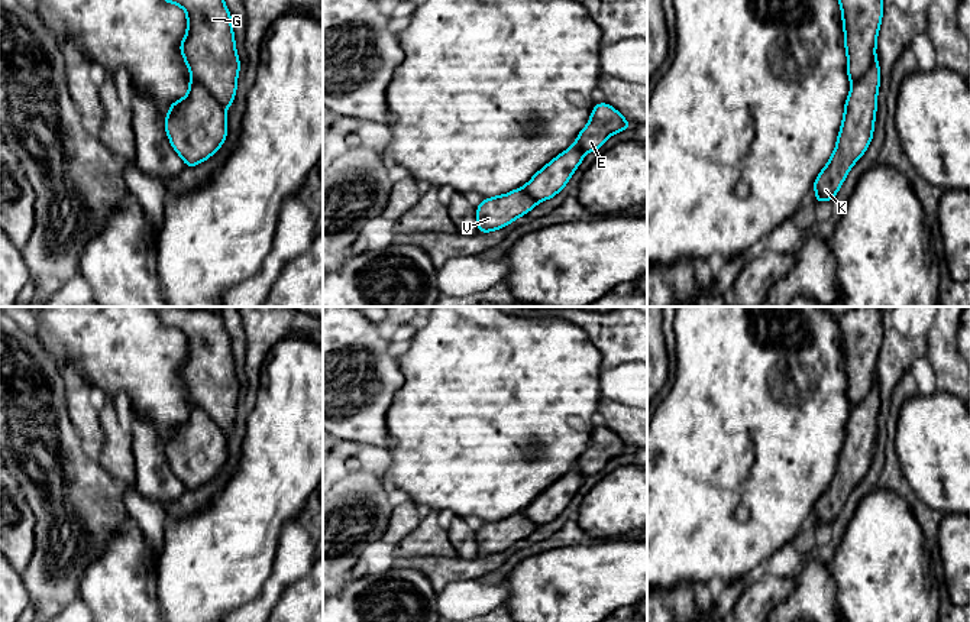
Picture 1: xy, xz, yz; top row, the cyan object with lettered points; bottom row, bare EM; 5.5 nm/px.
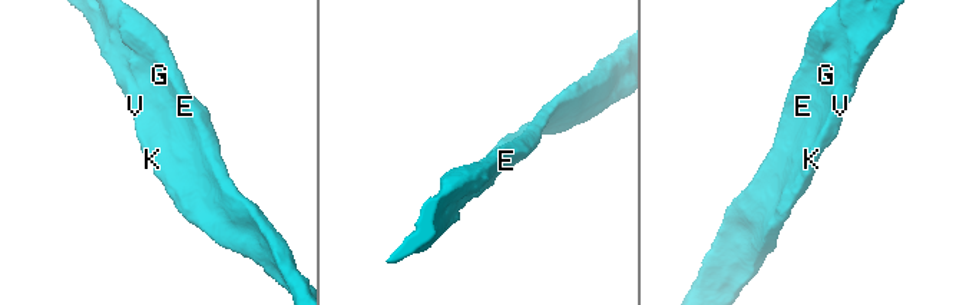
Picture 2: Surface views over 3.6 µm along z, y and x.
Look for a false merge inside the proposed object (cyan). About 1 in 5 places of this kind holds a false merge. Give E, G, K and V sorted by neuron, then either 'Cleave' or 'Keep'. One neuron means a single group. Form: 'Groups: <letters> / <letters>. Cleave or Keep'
Groups: E G K V. Keep

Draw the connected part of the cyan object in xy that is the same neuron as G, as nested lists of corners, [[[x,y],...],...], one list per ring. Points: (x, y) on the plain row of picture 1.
[[[169,307],[159,312],[164,327],[178,328],[187,337],[187,357],[180,375],[191,398],[188,418],[174,425],[165,440],[165,456],[185,490],[195,490],[214,479],[227,461],[224,434],[233,428],[240,385],[236,376],[232,340],[220,315],[222,307]]]

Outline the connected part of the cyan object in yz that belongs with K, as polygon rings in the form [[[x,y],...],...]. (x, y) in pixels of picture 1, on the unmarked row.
[[[822,307],[838,321],[851,406],[835,473],[814,505],[815,525],[831,525],[851,490],[867,474],[874,453],[880,391],[876,382],[883,340],[882,307]]]

